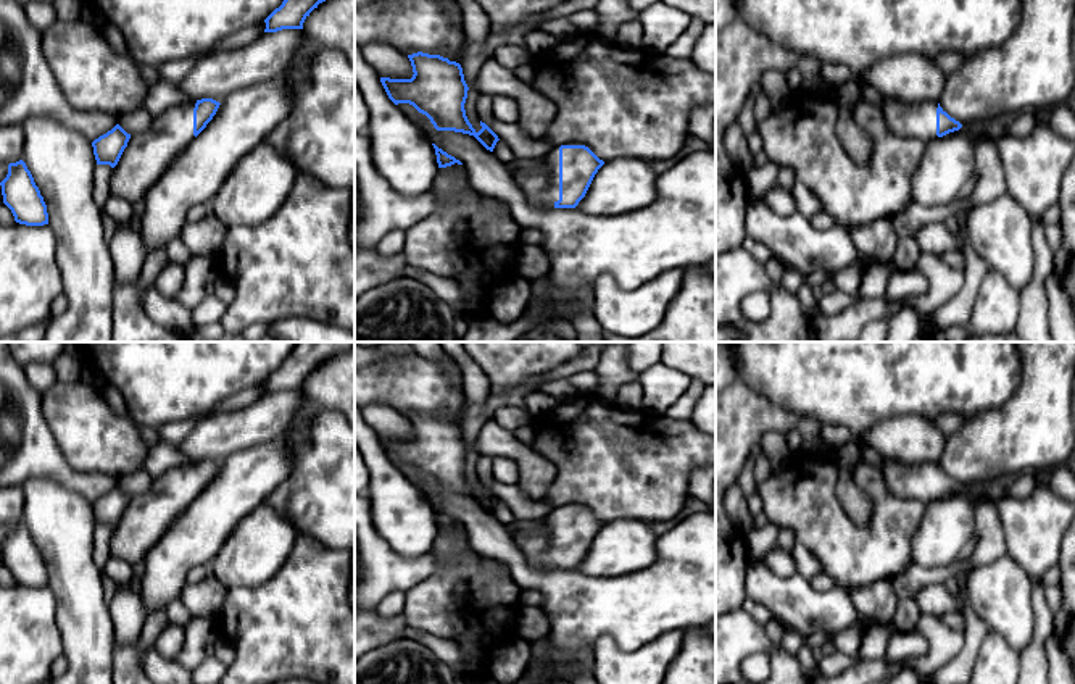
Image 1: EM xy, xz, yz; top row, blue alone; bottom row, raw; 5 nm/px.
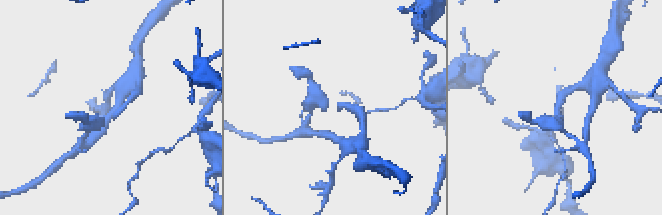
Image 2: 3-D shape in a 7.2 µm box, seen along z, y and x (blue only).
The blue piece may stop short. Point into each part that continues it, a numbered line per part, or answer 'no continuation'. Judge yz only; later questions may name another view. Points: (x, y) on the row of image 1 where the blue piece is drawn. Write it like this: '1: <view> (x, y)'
1: yz (917, 120)

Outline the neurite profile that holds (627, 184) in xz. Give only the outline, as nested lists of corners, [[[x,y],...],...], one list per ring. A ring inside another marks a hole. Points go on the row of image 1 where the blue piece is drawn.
[[[637,158],[604,161],[575,208],[590,216],[619,216],[651,205],[658,189],[653,163]]]

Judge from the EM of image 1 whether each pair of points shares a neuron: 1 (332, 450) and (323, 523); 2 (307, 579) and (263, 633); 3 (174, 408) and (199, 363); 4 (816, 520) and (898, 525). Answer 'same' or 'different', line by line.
1: same
2: same
3: same
4: same

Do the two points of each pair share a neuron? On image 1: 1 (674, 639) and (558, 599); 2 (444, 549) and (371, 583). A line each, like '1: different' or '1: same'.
1: different
2: different

